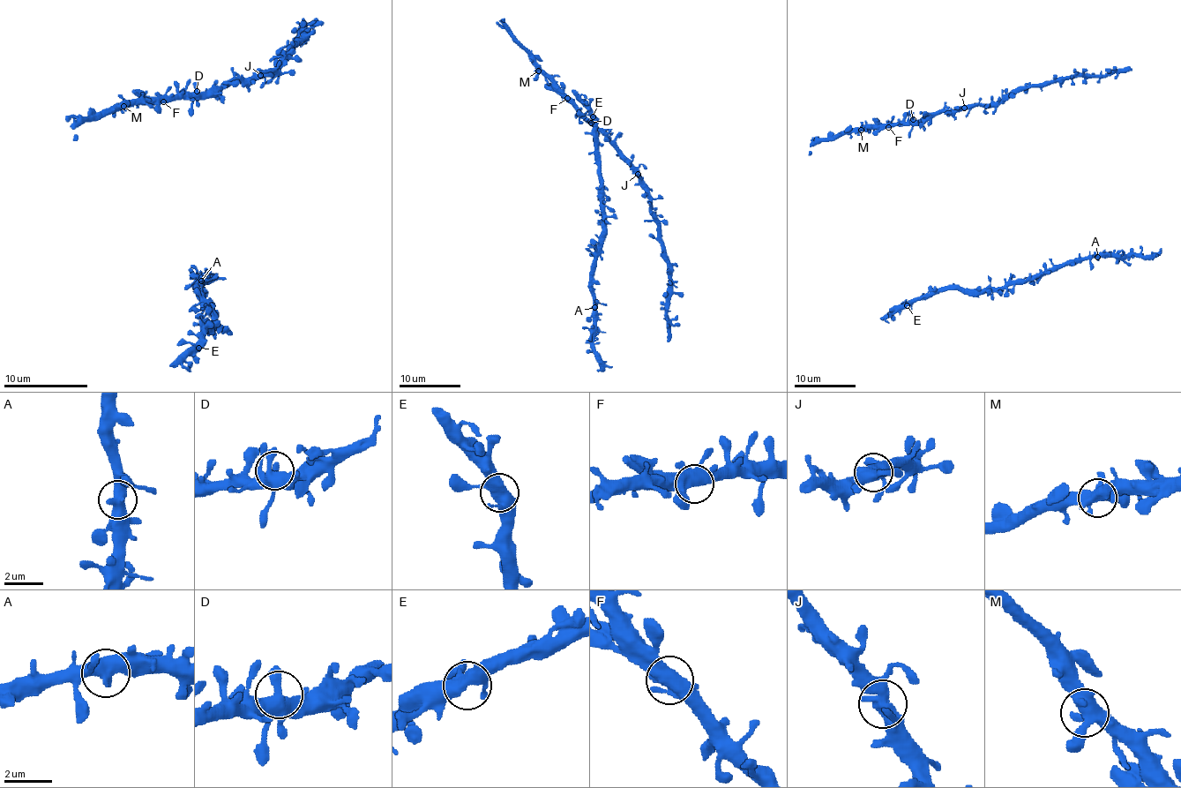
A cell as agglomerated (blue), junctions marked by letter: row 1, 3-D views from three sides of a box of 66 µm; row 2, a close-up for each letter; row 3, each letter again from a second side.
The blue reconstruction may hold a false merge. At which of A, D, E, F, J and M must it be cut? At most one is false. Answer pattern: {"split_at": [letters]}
{"split_at": []}

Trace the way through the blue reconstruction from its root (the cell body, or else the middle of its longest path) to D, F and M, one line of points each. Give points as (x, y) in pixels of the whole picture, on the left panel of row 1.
D: (190, 116), (192, 97), (197, 91)
F: (190, 116), (190, 100), (168, 97), (163, 101)
M: (190, 116), (192, 101), (182, 97), (146, 97), (138, 101), (127, 101), (123, 106)

